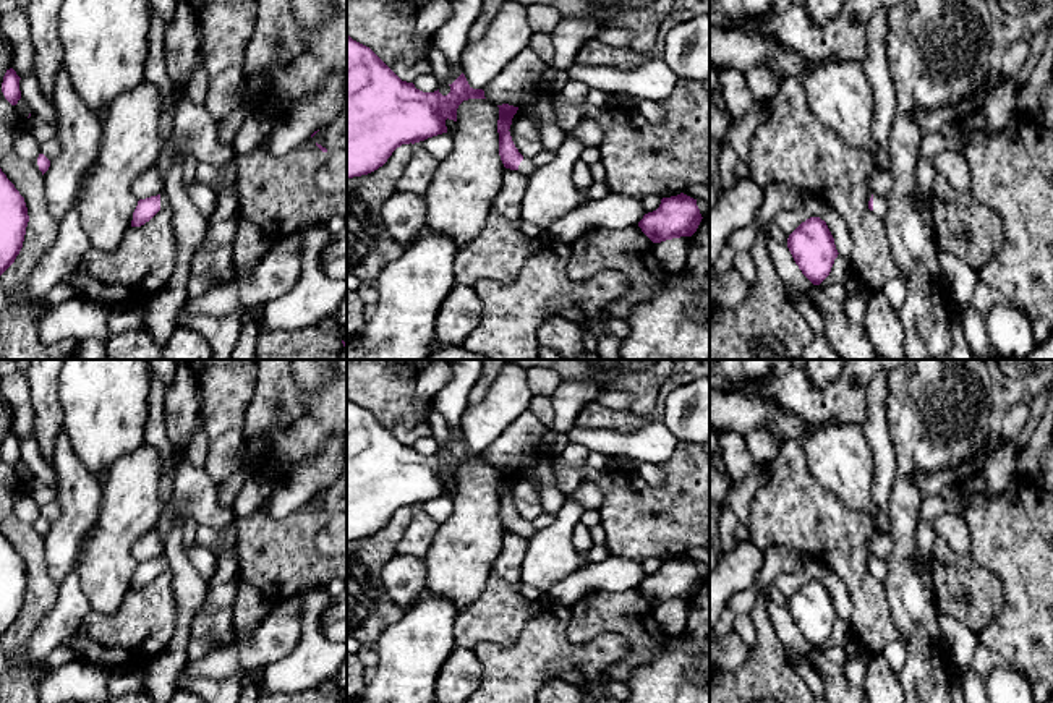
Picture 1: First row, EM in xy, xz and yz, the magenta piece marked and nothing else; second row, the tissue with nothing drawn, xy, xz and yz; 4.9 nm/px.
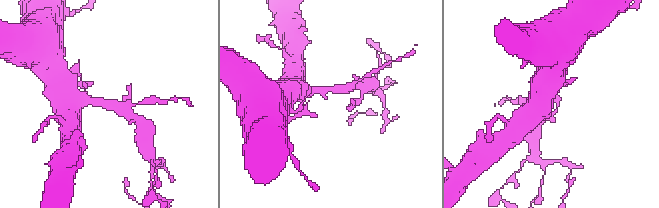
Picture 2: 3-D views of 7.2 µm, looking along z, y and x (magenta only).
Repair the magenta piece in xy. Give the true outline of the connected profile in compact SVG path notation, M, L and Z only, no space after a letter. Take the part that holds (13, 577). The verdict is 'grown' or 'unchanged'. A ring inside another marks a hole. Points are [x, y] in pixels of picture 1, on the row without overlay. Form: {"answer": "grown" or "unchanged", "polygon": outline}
{"answer": "unchanged", "polygon": "M0 531L0 638L19 617L28 585L24 560Z"}

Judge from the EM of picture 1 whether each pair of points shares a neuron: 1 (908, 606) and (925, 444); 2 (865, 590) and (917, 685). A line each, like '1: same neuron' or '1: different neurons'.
1: same neuron
2: different neurons

